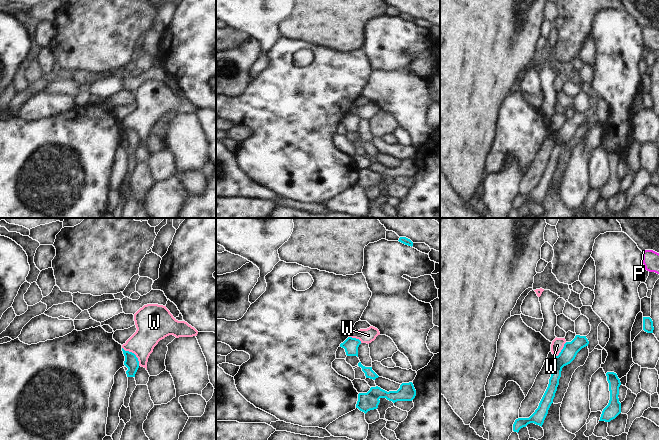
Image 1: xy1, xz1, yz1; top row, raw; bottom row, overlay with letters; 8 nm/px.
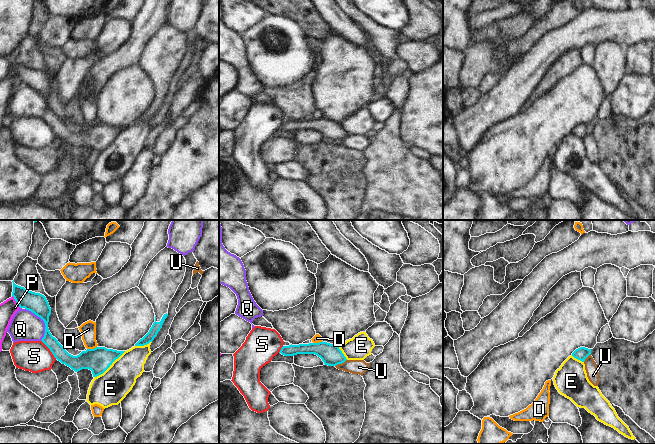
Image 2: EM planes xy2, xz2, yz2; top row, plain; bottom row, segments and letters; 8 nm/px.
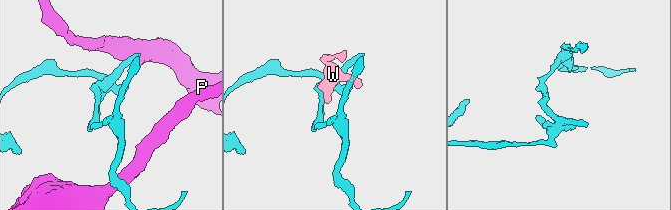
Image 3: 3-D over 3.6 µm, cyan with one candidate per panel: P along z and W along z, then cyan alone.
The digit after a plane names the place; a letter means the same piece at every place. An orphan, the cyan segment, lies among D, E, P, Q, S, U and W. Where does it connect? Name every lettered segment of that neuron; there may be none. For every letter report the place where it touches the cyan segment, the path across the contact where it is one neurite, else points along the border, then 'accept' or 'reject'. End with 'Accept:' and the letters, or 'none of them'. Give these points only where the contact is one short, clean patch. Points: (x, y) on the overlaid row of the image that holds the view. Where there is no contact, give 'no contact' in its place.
D: xy2 (91, 349) | along xy2 (96, 346), (87, 349) | reject
E: xy2 (109, 366) | reject
P: xy2 (16, 302) | along xy2 (12, 295), (20, 308) | reject
Q: xy2 (44, 322) | along xy2 (25, 308), (36, 314), (43, 321), (44, 336), (41, 340) | reject
S: xy2 (49, 348) | along xy2 (41, 340), (56, 358) | reject
U: xz2 (340, 363) | reject
W: xy1 (134, 354) | along xy1 (122, 347), (135, 355), (139, 365) | reject
Accept: none of them

